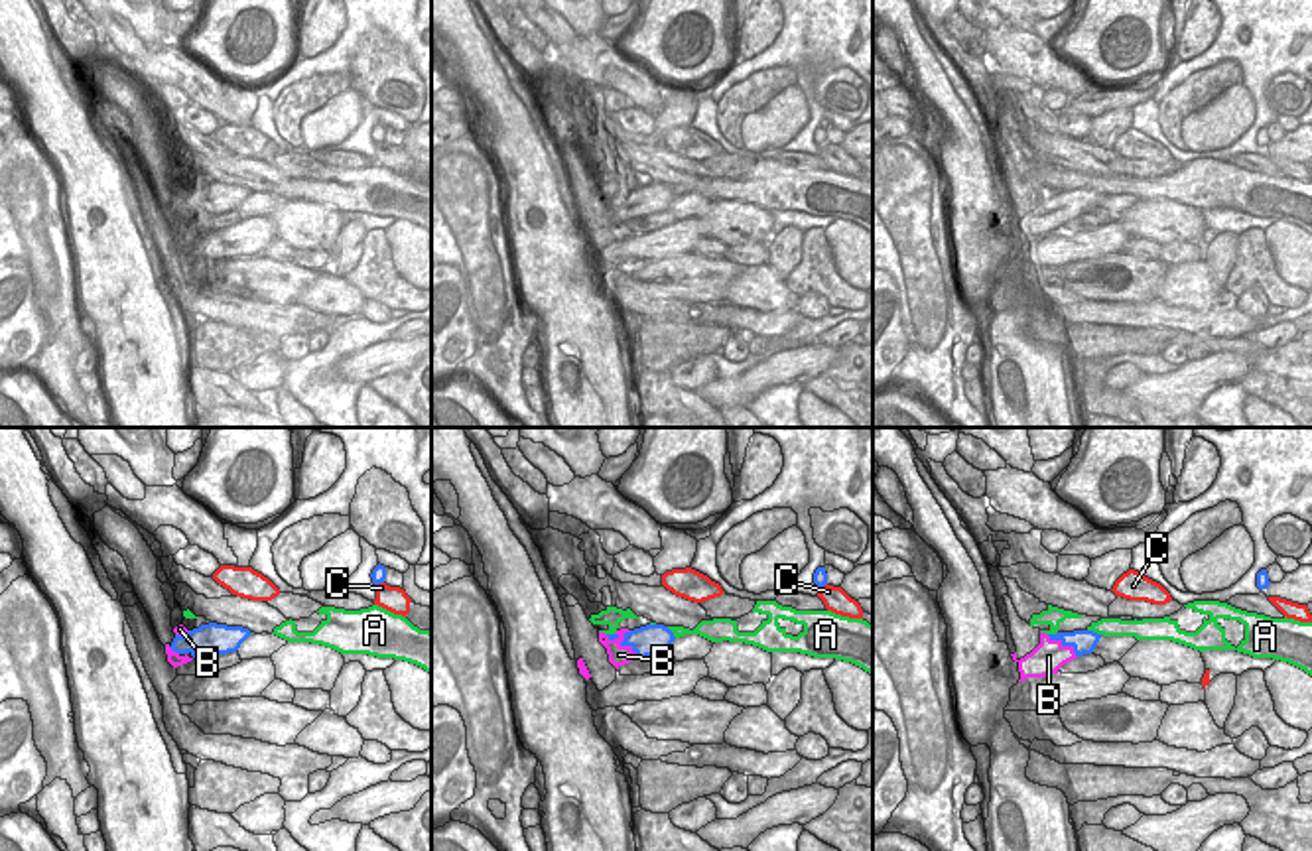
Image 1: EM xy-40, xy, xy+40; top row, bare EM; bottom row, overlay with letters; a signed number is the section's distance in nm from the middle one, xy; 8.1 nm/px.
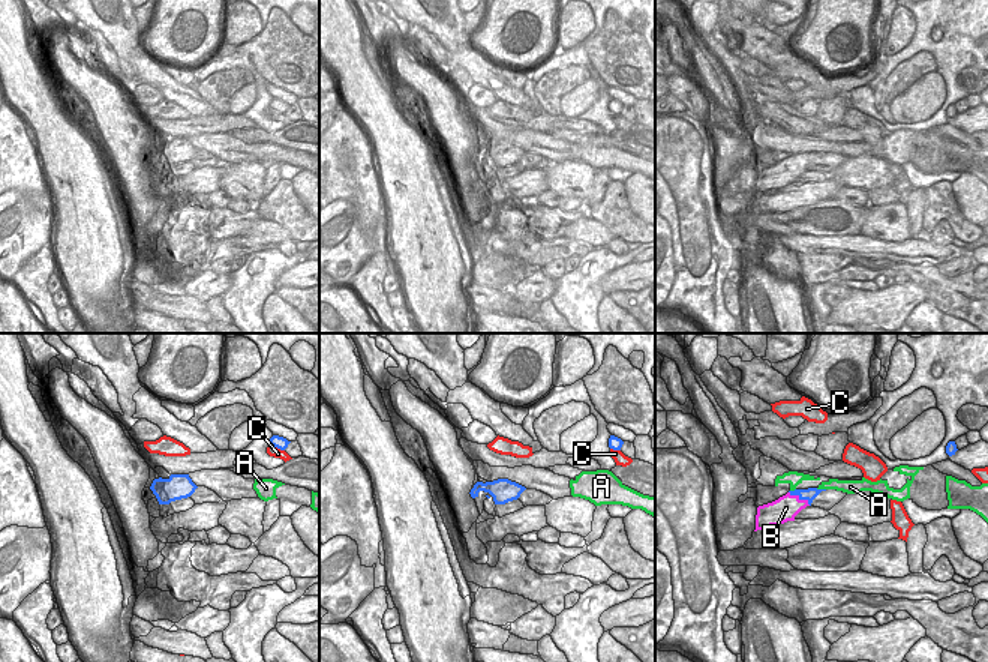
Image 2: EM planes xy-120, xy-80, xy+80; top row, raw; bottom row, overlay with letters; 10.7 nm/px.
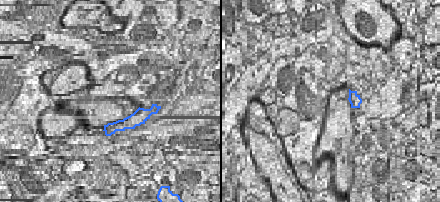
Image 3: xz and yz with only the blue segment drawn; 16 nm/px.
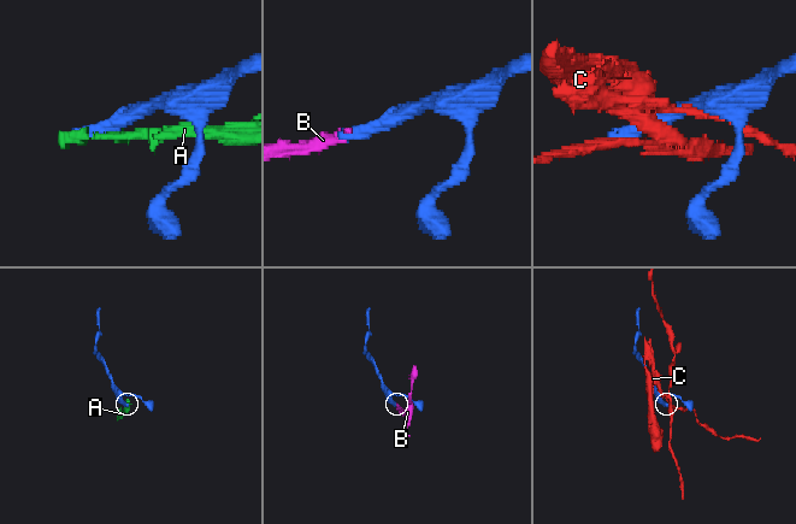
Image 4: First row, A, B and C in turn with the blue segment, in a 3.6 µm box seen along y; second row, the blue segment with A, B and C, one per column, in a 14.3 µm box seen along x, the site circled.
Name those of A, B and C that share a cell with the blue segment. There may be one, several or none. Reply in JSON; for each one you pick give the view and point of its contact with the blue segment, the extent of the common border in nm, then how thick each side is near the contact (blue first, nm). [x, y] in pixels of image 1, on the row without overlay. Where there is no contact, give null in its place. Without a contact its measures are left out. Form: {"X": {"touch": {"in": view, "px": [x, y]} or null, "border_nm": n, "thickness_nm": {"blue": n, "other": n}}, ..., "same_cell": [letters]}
{"B": {"touch": {"in": "xy", "px": [625, 203]}, "border_nm": 260, "thickness_nm": {"blue": 260, "other": 160}}, "same_cell": ["B"]}

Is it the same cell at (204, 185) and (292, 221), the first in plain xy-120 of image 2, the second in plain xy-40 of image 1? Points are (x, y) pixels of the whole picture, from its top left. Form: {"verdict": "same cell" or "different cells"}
{"verdict": "different cells"}

